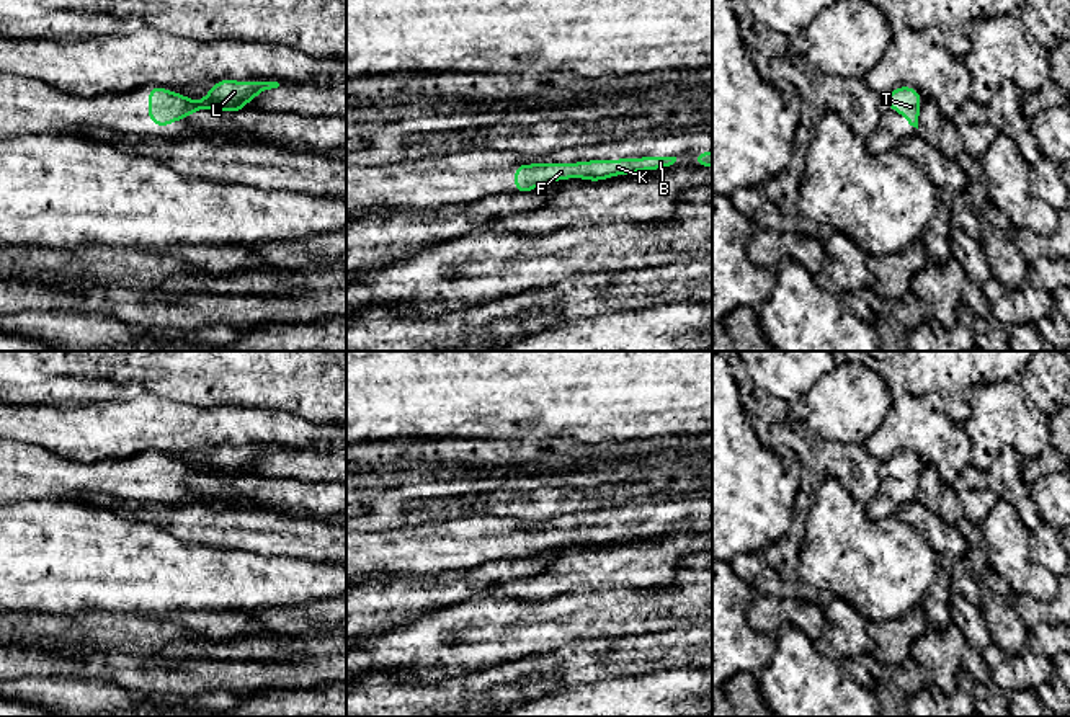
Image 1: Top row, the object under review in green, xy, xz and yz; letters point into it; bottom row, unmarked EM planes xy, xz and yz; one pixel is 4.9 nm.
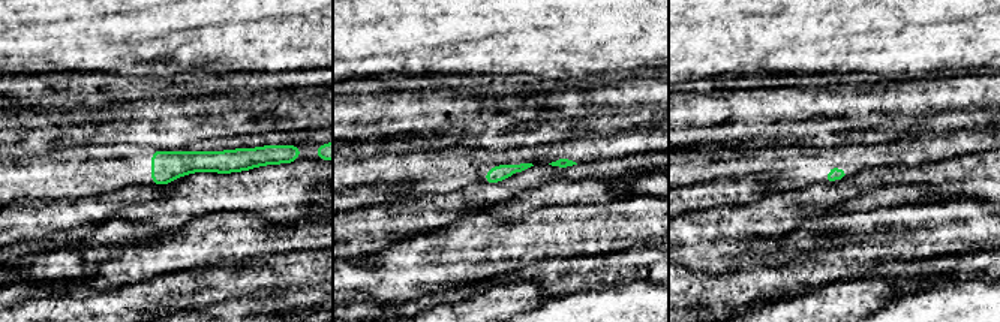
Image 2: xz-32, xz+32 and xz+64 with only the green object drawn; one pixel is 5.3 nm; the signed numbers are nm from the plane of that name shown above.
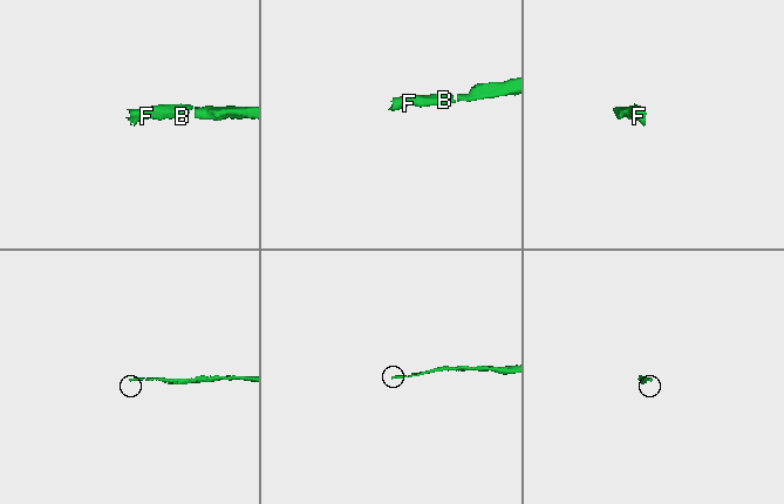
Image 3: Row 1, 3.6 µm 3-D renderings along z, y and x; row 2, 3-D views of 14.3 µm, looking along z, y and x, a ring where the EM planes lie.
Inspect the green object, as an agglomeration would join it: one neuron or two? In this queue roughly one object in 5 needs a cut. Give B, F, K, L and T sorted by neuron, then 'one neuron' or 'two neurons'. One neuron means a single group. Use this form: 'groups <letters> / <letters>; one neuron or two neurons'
groups B F K L T; one neuron

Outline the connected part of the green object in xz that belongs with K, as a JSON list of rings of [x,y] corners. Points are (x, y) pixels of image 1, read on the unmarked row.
[[[640,523],[619,526],[591,526],[577,529],[533,529],[515,532],[515,559],[526,559],[547,549],[567,544],[601,547],[614,541],[631,541],[645,536],[662,536],[676,523]]]

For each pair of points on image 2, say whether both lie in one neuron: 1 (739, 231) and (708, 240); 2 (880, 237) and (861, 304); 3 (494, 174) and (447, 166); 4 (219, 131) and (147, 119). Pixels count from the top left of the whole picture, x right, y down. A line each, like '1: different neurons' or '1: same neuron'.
1: same neuron
2: different neurons
3: same neuron
4: same neuron

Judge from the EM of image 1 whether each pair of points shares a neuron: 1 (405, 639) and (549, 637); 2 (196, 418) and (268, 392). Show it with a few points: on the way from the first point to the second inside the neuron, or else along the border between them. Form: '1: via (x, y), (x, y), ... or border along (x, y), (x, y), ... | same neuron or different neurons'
1: via (441, 655), (484, 655), (513, 641) | same neuron
2: border along (193, 405), (255, 405), (270, 409) | different neurons

